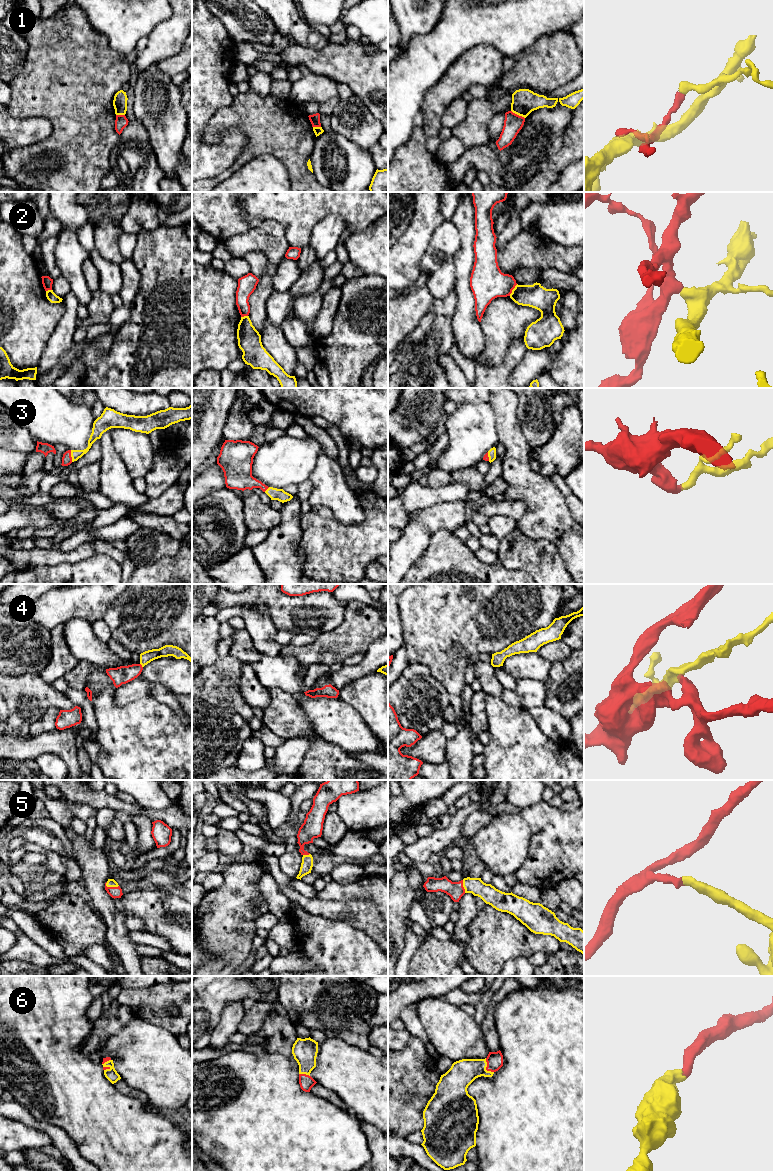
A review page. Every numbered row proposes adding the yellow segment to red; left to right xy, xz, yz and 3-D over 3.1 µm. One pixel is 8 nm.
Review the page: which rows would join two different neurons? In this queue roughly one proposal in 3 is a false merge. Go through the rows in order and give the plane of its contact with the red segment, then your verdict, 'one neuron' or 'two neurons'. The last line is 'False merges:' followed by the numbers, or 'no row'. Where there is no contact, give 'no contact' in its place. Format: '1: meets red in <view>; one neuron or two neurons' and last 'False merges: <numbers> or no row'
1: meets red in yz; two neurons
2: meets red in yz; two neurons
3: meets red in xy; one neuron
4: meets red in xy; two neurons
5: meets red in xy; one neuron
6: meets red in yz; one neuron
False merges: 1, 2, 4

